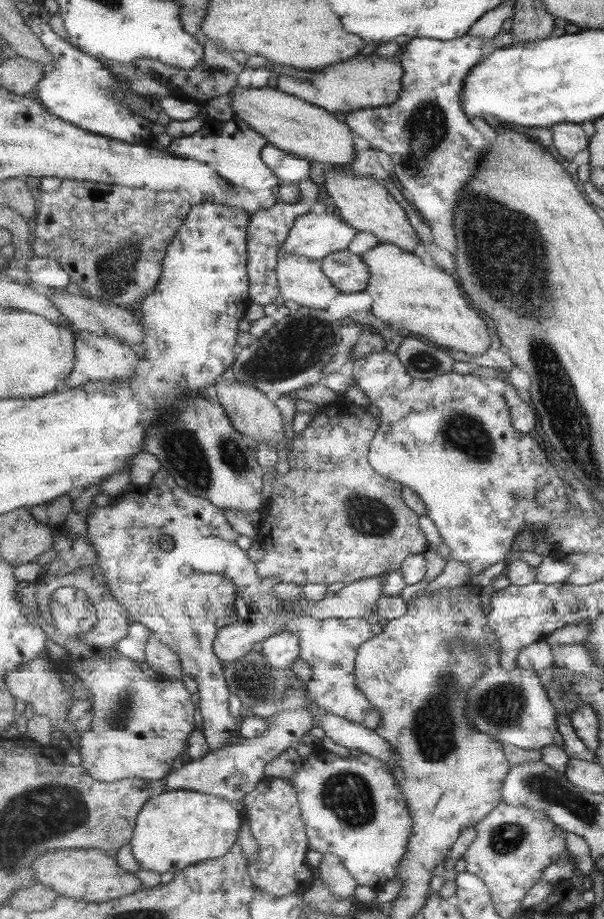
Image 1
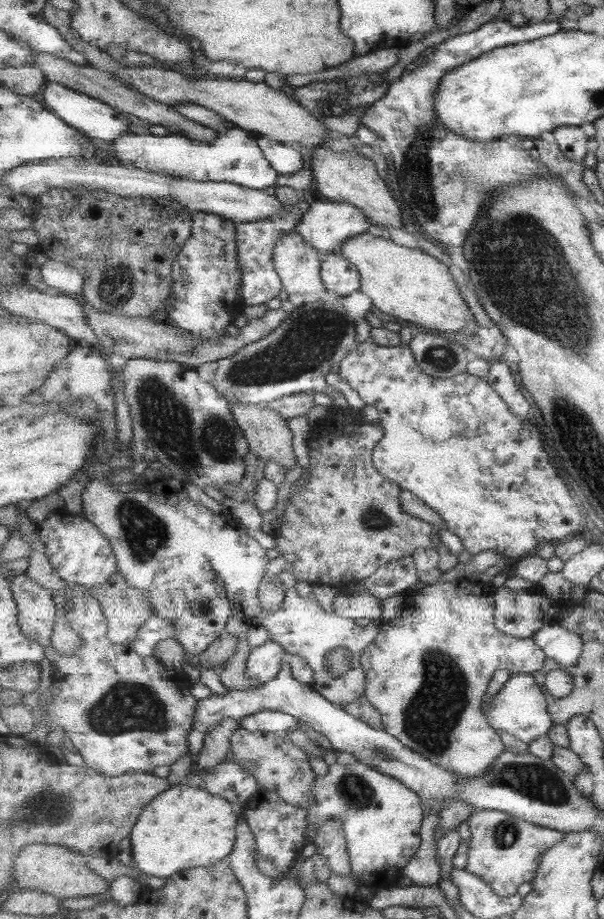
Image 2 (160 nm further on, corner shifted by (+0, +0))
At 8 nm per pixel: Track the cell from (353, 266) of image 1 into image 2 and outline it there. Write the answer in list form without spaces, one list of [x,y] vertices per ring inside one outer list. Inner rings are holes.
[[[329,254],[322,265],[322,278],[327,292],[349,296],[361,288],[357,267],[342,255]]]

